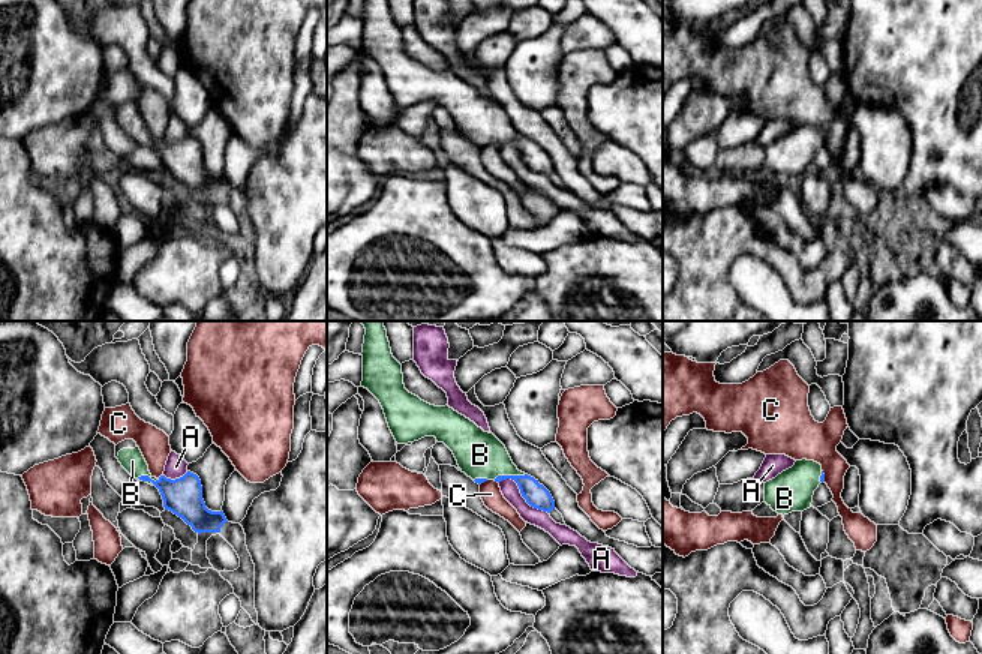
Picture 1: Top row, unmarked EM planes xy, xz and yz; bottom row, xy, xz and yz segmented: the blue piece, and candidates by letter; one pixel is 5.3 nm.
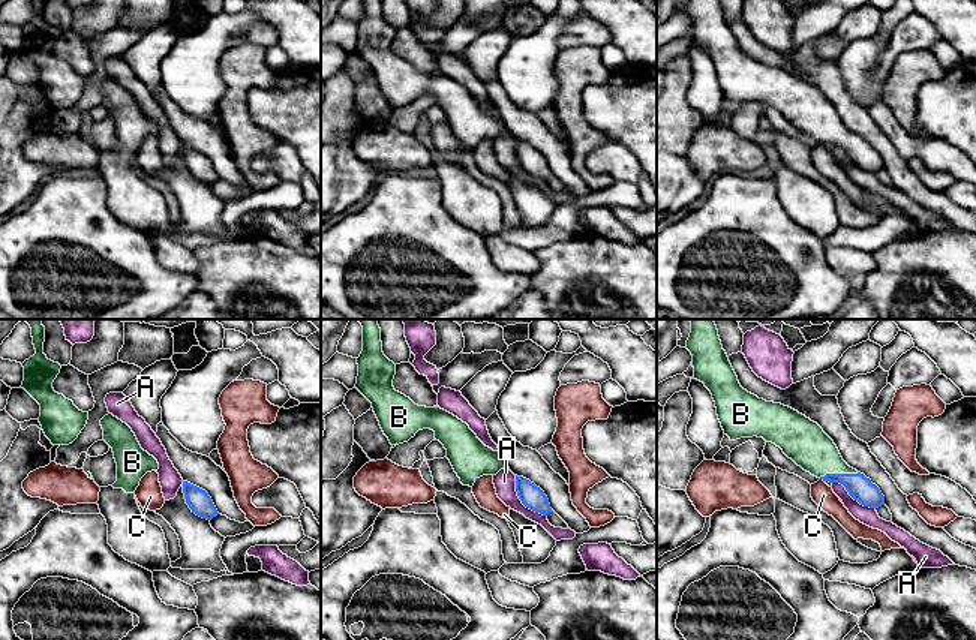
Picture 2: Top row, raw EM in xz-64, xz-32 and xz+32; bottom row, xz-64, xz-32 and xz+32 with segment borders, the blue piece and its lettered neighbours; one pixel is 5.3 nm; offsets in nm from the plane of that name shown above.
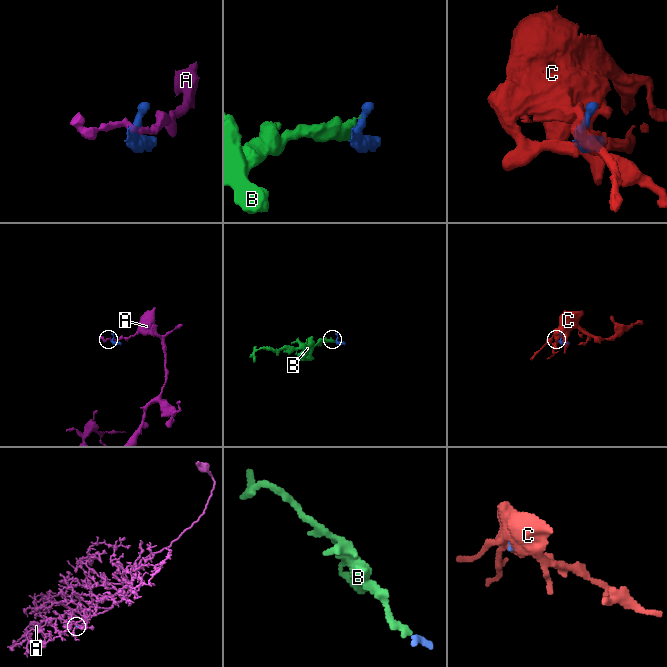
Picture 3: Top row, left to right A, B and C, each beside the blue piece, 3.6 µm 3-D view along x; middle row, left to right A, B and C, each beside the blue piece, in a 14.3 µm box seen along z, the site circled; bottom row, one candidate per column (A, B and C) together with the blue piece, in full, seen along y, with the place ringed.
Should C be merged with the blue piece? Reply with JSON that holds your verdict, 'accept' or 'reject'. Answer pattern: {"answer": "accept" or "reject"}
{"answer": "reject"}

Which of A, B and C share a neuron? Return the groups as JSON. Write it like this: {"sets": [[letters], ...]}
{"sets": [["A"], ["B"], ["C"]]}

